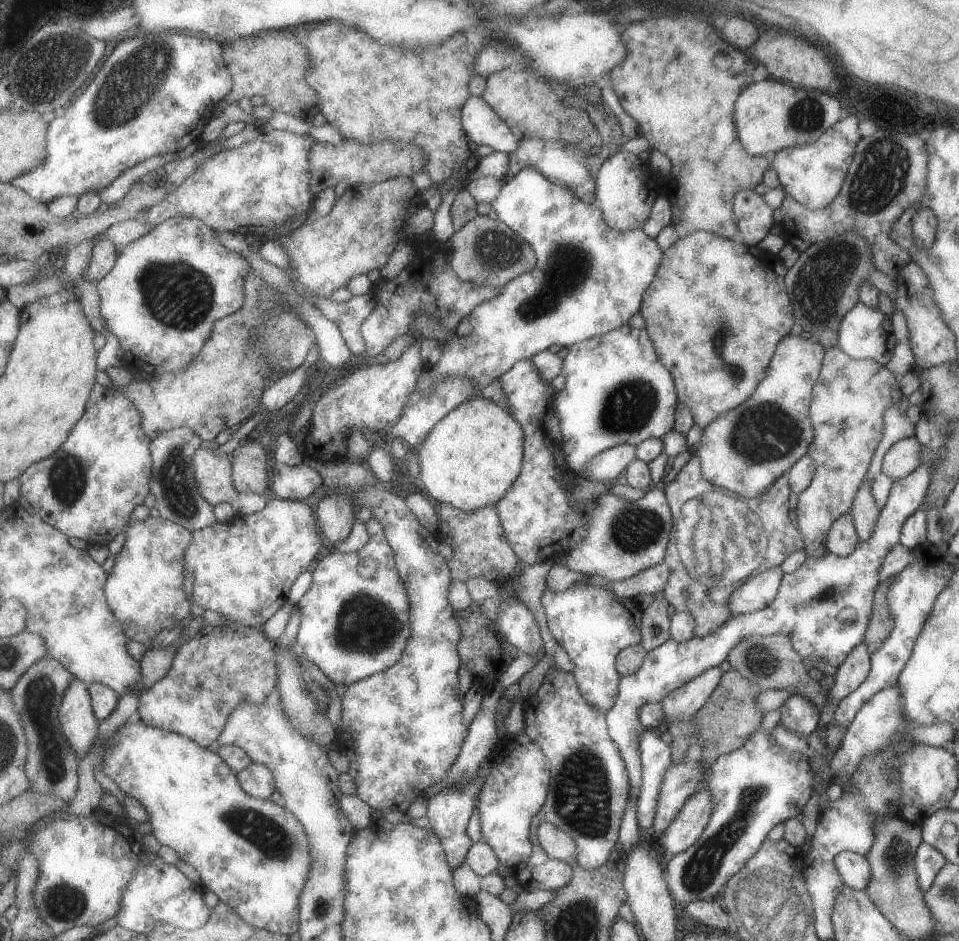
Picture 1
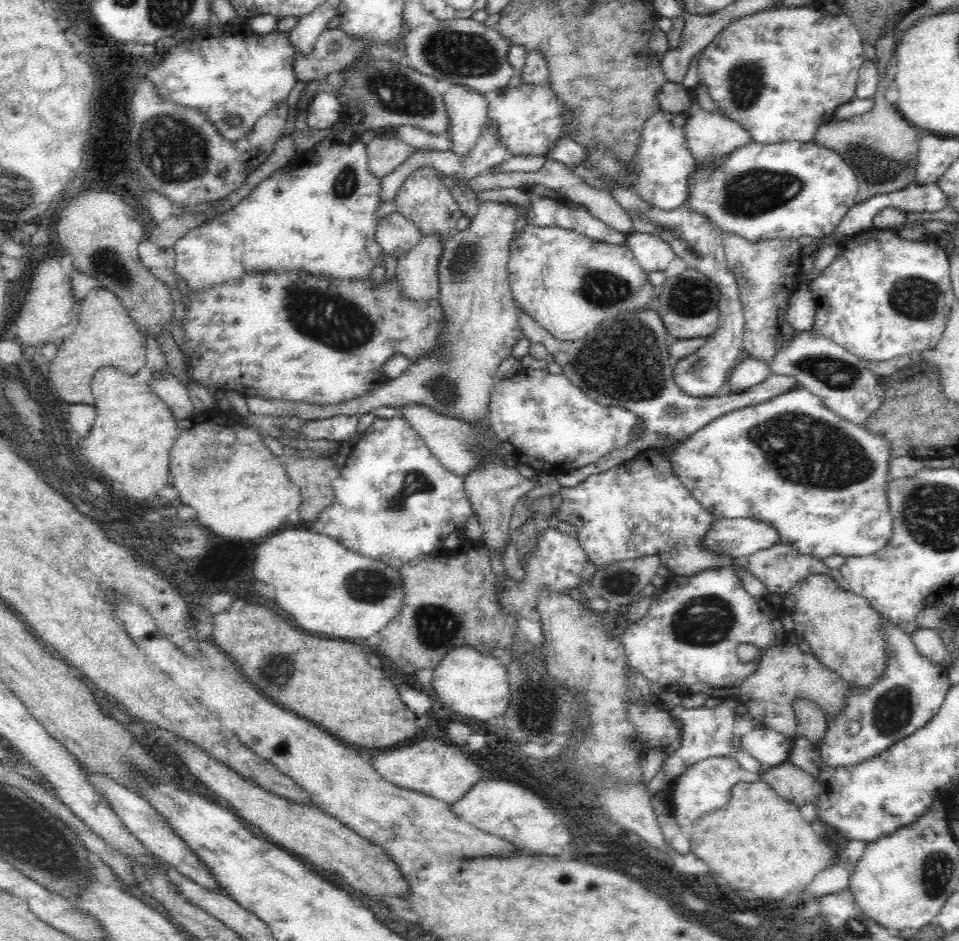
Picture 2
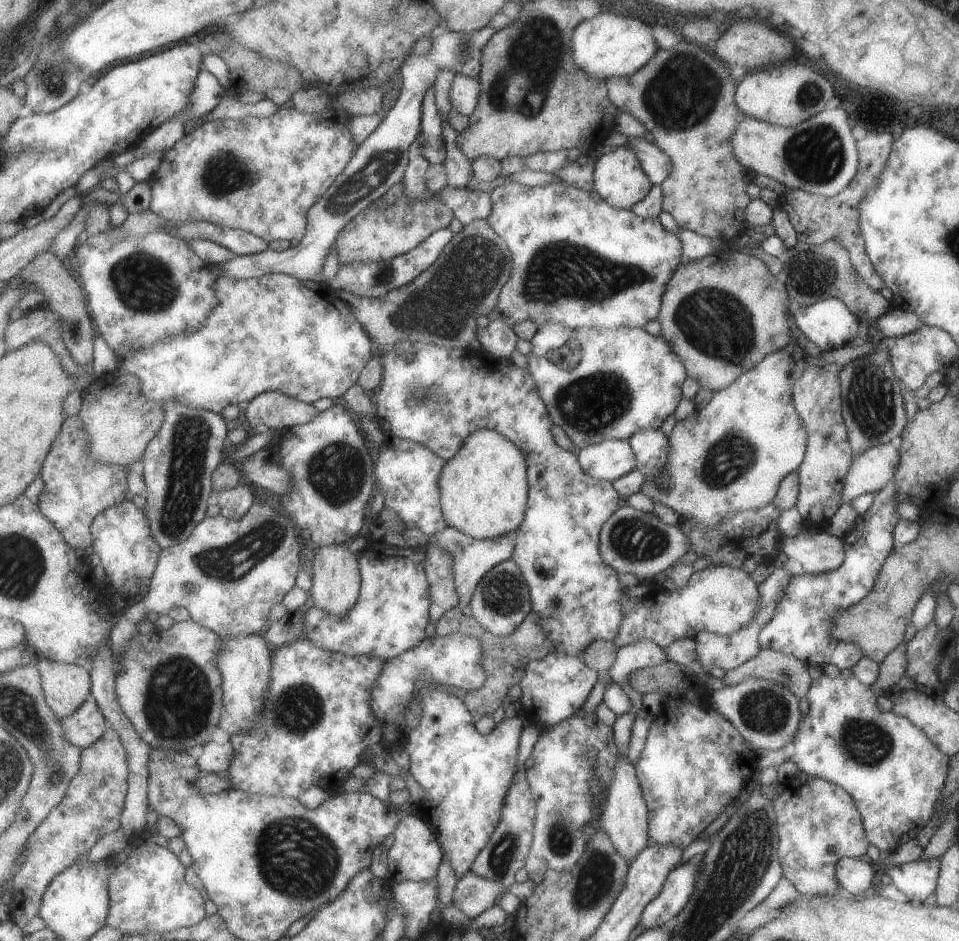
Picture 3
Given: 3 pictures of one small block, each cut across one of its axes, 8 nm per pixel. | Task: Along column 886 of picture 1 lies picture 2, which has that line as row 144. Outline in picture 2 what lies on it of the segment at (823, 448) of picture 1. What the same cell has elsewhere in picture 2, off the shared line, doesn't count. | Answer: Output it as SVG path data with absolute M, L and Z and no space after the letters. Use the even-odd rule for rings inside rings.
M388 128L388 134L392 138L384 138L382 140L382 138L374 136L374 140L370 144L366 144L368 170L378 180L382 180L384 176L388 176L396 168L400 168L400 164L404 164L406 160L410 160L410 156L414 152L432 152L432 150L416 150L416 146L404 144L398 138L396 128Z

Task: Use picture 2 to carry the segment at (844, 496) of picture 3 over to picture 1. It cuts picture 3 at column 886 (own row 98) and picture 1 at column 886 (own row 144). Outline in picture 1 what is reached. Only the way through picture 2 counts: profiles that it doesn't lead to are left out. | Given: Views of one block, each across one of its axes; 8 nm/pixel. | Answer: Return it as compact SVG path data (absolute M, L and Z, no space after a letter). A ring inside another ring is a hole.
M915 436L897 440L881 460L881 472L891 480L901 480L921 466L921 444Z

